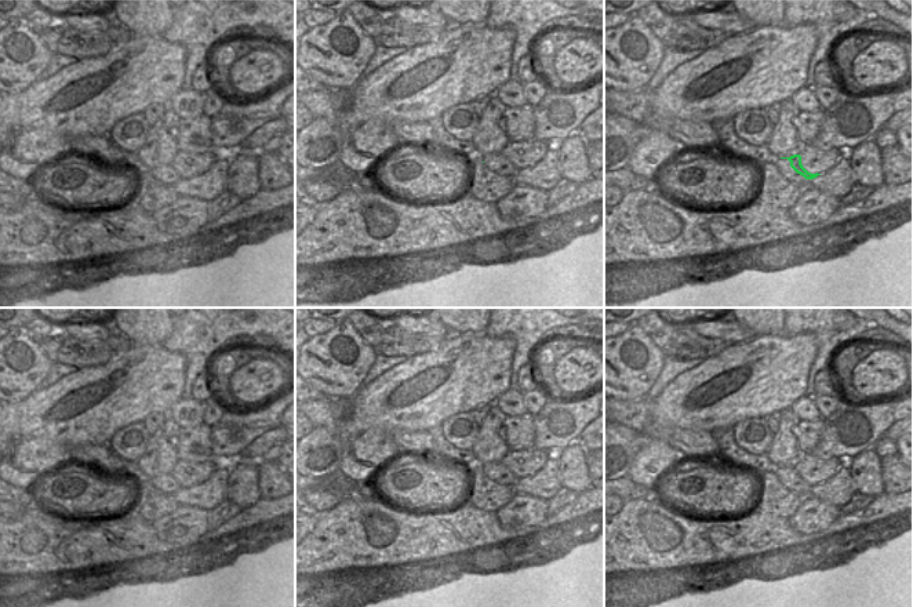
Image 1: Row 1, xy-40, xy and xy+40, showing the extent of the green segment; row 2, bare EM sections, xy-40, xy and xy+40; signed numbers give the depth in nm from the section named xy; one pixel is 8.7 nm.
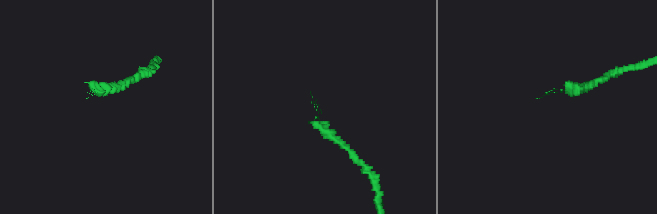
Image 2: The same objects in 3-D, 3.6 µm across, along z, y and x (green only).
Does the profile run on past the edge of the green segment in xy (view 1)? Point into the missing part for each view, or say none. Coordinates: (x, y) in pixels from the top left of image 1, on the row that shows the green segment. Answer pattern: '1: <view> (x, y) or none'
1: none

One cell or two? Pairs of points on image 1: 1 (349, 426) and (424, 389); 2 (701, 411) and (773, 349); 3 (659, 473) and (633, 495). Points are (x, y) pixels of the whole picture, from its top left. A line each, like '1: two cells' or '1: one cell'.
1: one cell
2: one cell
3: two cells

